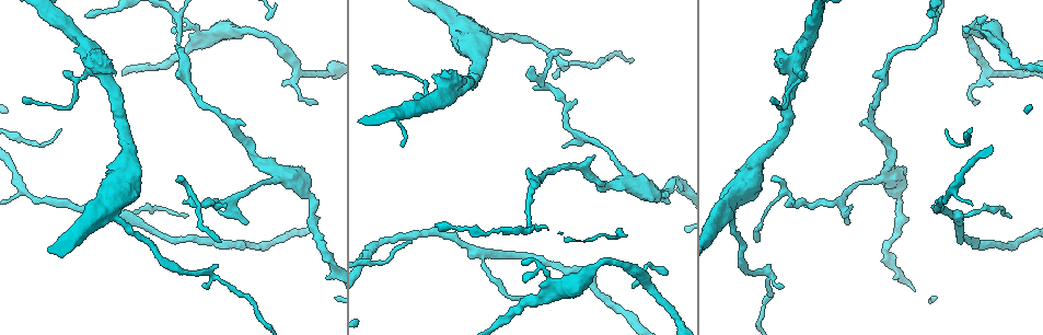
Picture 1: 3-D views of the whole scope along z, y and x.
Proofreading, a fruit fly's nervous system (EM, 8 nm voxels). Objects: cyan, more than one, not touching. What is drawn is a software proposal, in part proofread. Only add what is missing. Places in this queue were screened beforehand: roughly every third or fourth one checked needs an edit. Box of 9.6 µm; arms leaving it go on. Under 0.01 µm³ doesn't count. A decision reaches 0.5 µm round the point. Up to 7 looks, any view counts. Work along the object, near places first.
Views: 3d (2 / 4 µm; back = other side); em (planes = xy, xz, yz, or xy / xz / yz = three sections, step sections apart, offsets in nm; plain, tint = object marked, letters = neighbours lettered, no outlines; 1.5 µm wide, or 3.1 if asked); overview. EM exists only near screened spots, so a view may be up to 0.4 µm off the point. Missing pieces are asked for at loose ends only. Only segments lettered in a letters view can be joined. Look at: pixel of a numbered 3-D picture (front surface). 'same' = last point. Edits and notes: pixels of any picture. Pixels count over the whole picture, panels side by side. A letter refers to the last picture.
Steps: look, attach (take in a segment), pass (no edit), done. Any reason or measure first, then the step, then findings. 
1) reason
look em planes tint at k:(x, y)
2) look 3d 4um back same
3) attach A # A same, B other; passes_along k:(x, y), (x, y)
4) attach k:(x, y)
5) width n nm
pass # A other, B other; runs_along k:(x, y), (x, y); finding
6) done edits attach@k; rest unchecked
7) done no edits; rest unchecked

look 3d 2um at 1:(84, 16)

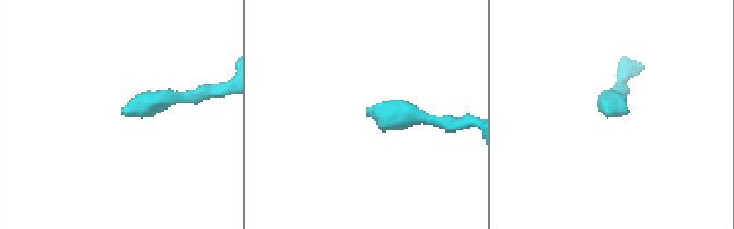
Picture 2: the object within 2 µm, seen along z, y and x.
shape alone is not enough
look em xz step 4 tint at 2:(608, 112)

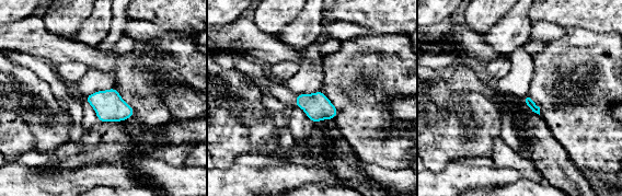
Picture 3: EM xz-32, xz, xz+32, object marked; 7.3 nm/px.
another direction
look em planes letters same

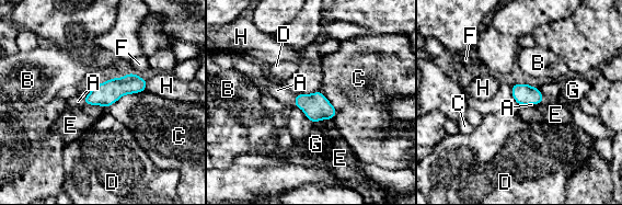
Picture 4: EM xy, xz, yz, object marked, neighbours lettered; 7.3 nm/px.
attach A # A same, B other, C other, D other, E other, F other, G other, H other; passes_along 4:(315, 106), (294, 101), (277, 90); the neuron continues

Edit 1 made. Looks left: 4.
redraw
look overview

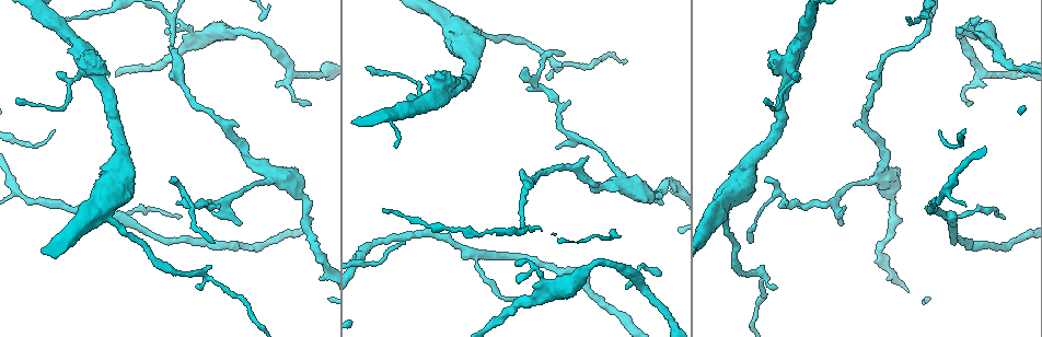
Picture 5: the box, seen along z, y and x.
thin end
look em xy step 8 letters at 5:(517, 264)

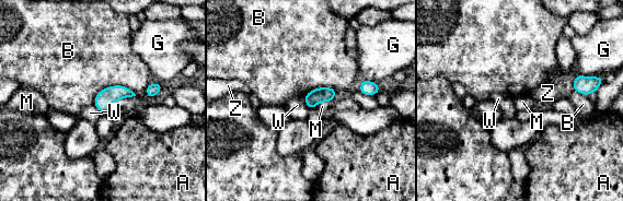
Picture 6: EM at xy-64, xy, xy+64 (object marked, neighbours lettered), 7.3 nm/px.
look em planes letters same

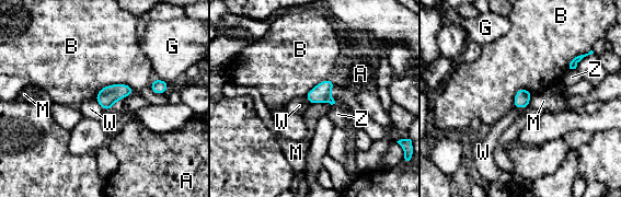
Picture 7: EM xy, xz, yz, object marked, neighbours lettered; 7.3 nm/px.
width 120 nm
pass # A other, B other, G other, M other, W other, Z other; border 7:(310, 103), (331, 104); none of them fits

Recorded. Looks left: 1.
done edits attach@4; rest unchecked

